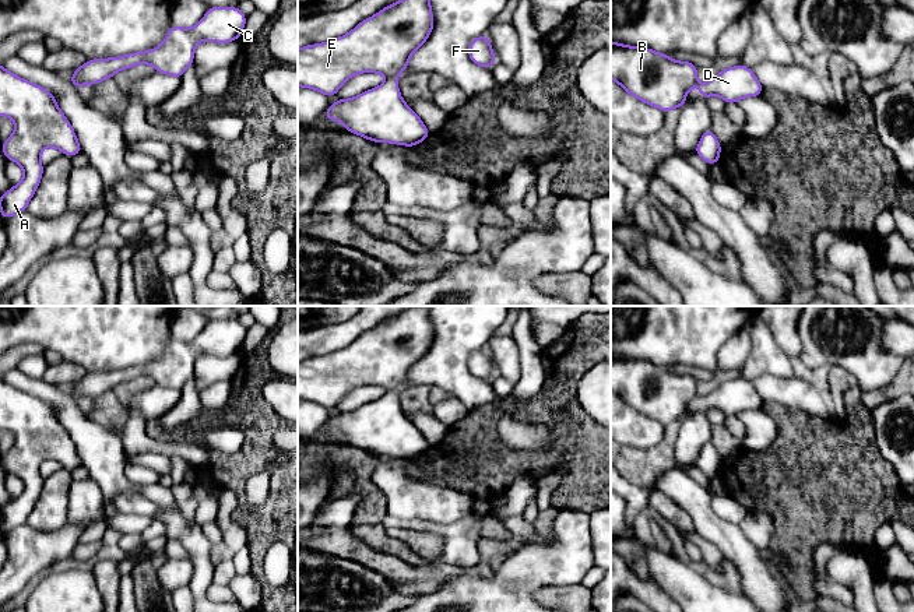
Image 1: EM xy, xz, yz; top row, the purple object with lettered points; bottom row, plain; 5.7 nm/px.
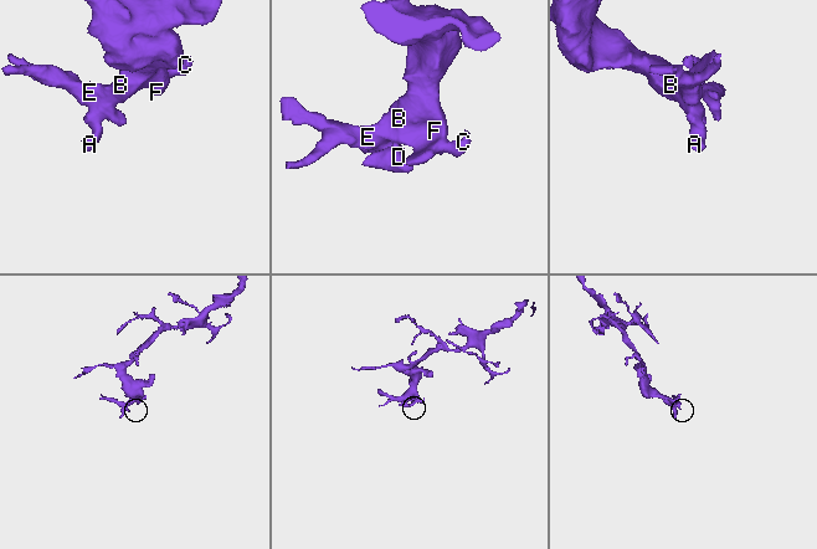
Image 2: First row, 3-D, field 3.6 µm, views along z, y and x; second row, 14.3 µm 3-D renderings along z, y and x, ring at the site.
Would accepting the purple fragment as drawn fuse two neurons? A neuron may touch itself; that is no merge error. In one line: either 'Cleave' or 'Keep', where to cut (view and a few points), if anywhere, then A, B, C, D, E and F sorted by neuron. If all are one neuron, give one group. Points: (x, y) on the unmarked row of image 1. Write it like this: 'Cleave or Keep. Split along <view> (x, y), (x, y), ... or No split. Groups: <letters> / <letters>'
Cleave. Split along yz (698, 396), (693, 397). Groups: A B C E F / D

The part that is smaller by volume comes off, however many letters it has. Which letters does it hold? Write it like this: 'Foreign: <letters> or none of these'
Foreign: D

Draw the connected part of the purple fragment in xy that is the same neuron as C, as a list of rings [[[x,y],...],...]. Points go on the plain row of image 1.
[[[236,319],[208,320],[203,333],[193,341],[168,342],[165,354],[145,365],[129,366],[110,372],[87,373],[73,384],[68,393],[74,401],[92,398],[112,391],[123,381],[137,380],[141,376],[151,377],[155,384],[180,391],[194,374],[194,363],[200,354],[228,356],[240,351],[247,328]]]

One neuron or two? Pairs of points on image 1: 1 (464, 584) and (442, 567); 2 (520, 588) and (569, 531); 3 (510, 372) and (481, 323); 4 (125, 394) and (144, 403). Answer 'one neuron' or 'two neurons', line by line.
1: two neurons
2: one neuron
3: two neurons
4: two neurons

